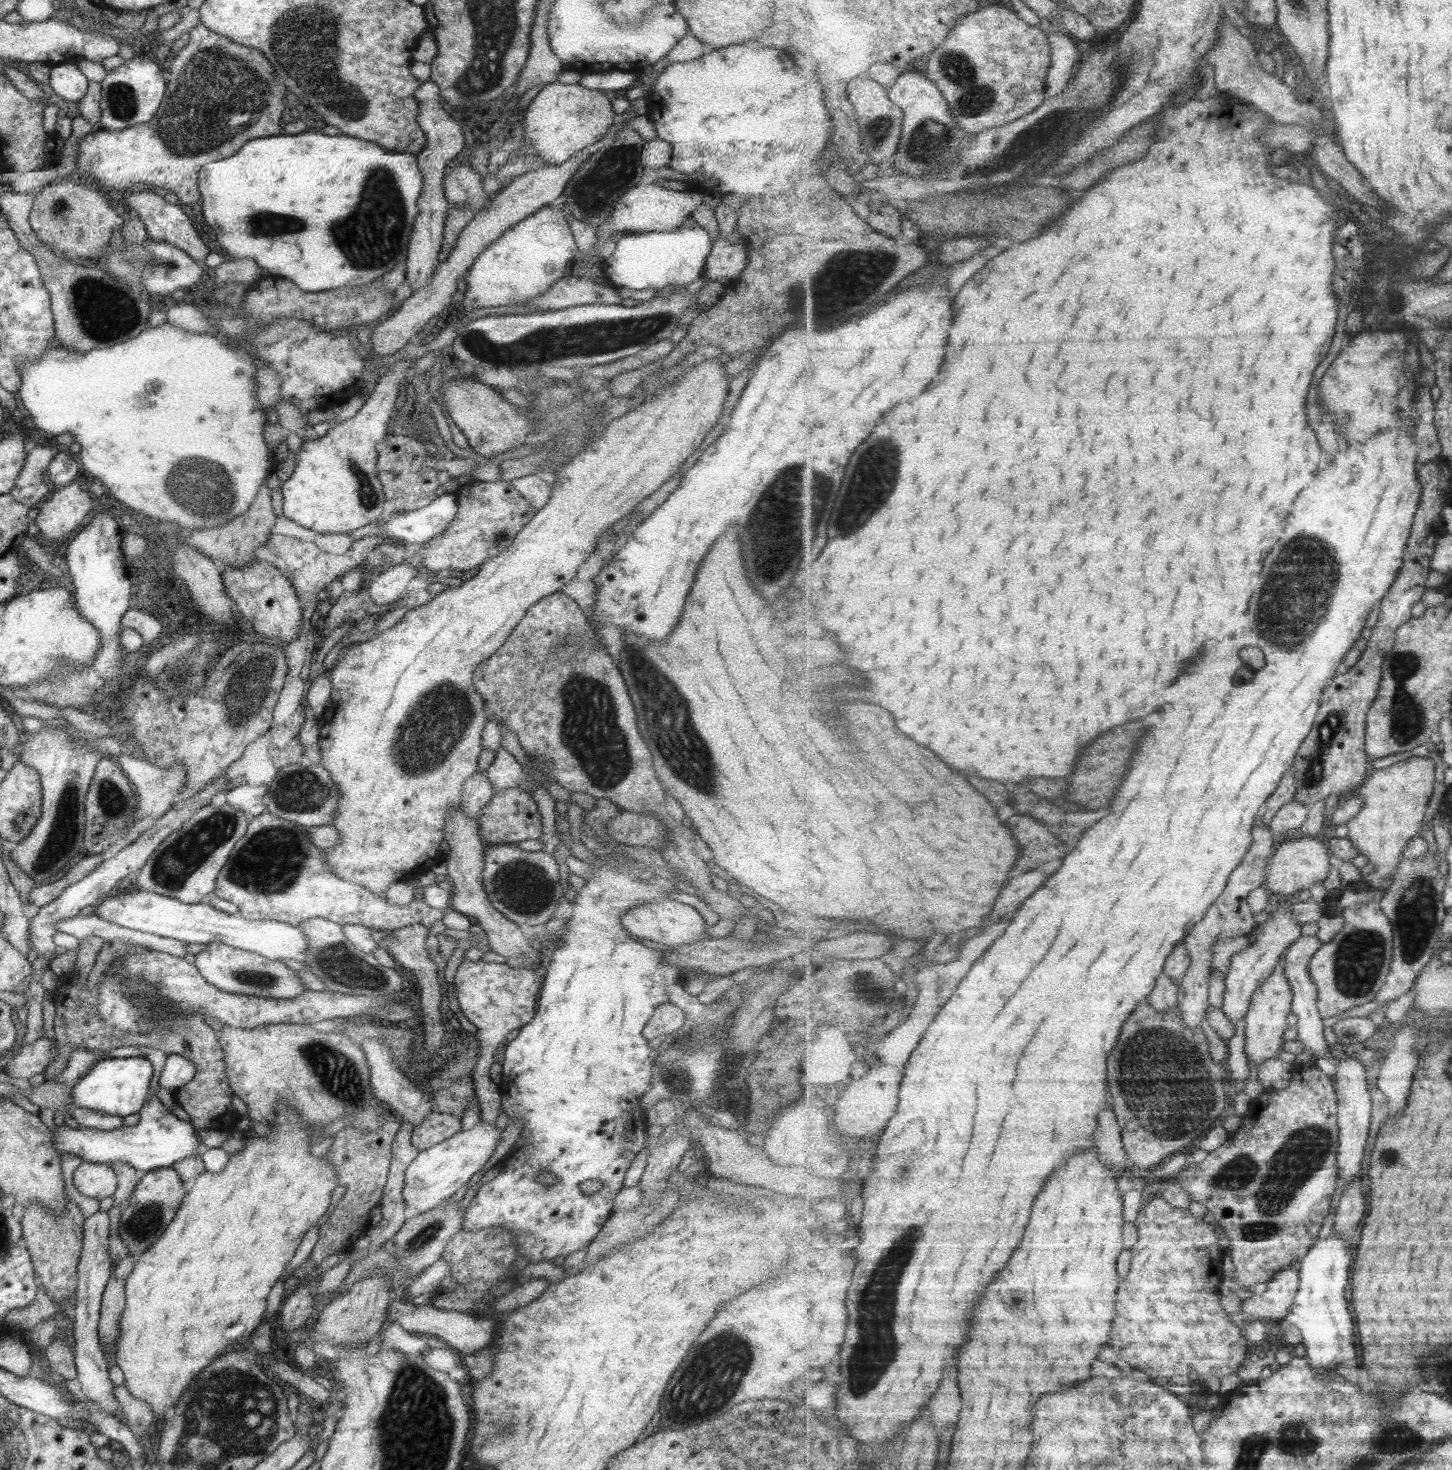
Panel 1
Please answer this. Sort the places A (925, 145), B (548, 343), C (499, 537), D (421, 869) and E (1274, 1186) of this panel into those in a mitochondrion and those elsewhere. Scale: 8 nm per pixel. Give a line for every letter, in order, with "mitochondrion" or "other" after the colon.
A: mitochondrion
B: mitochondrion
C: mitochondrion
D: other
E: mitochondrion

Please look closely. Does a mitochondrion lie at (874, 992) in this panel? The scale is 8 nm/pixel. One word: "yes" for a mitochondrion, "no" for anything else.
no

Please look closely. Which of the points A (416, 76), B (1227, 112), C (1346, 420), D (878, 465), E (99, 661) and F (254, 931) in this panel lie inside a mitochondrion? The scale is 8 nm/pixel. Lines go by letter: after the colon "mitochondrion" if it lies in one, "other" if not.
A: other
B: other
C: mitochondrion
D: mitochondrion
E: other
F: other

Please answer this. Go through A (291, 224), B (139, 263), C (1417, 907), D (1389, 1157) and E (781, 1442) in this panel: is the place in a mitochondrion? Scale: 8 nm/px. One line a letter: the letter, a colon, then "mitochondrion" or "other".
A: mitochondrion
B: mitochondrion
C: mitochondrion
D: other
E: other

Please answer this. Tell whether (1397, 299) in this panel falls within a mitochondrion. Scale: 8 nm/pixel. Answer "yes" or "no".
yes

